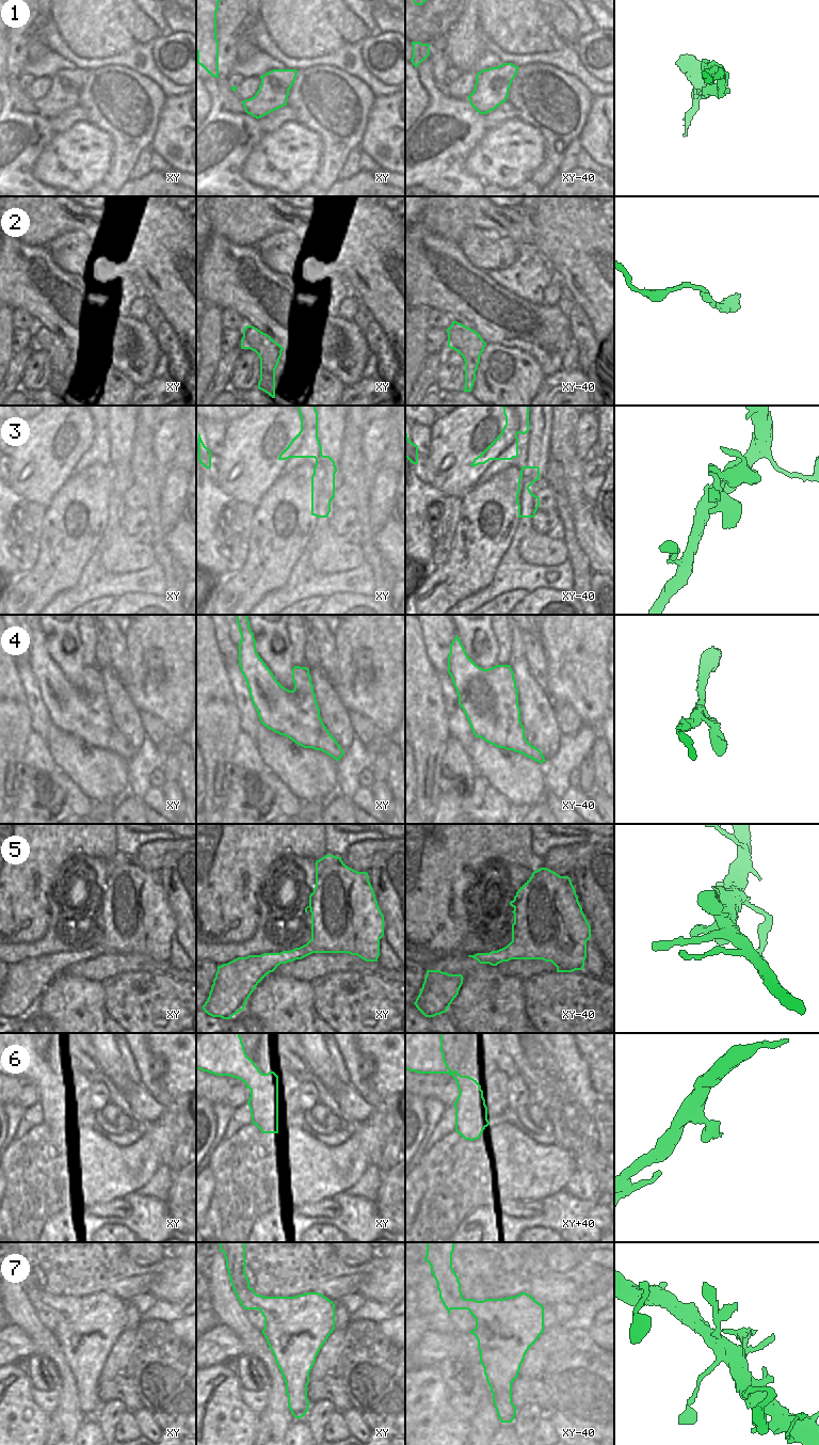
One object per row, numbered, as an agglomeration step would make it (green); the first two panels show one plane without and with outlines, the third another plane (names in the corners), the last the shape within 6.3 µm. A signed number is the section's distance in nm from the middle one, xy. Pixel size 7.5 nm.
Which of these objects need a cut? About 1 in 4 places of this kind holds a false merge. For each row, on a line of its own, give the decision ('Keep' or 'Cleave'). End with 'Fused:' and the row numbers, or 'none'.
1: Cleave
2: Keep
3: Keep
4: Keep
5: Keep
6: Keep
7: Keep
Fused: 1

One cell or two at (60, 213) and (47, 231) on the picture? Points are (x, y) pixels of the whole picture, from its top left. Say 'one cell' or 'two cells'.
one cell

